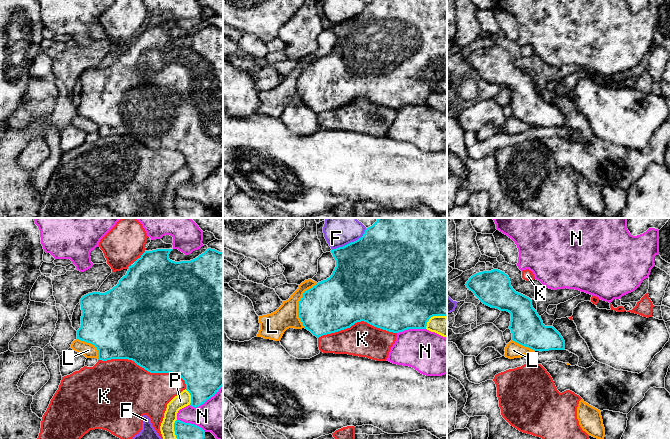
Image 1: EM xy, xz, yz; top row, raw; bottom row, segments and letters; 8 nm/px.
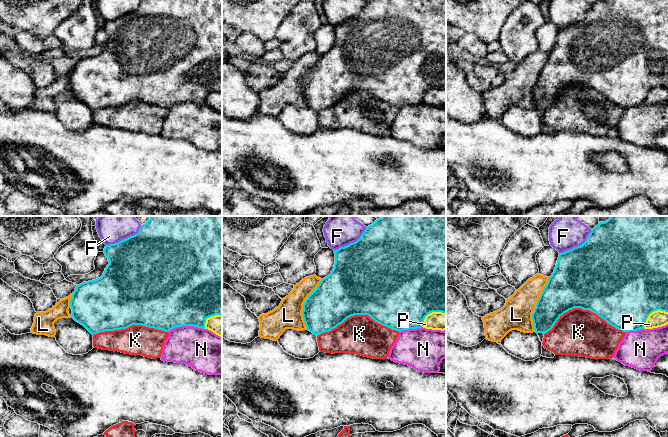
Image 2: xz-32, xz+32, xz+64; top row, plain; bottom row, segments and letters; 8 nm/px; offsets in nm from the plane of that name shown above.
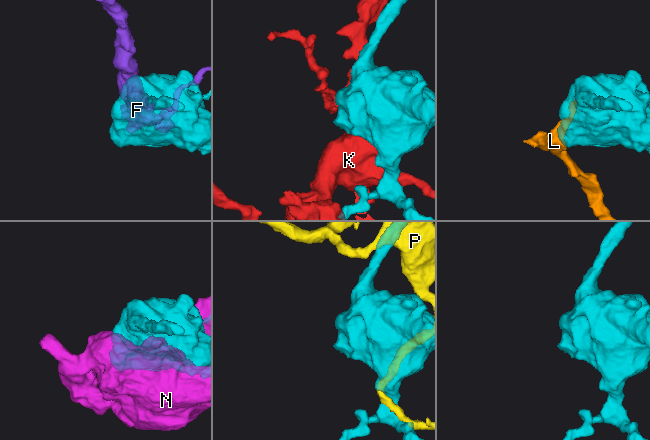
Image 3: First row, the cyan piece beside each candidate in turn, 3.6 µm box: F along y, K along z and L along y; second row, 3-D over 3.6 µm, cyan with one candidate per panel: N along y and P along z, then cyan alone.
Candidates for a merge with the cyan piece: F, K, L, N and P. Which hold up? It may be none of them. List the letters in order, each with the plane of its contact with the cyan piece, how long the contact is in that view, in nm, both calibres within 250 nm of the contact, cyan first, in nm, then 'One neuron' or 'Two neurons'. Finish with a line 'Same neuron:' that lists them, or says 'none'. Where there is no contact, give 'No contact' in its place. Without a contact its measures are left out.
F: Touches cyan in xz. Shared border 340 nm. Thickness 500 nm (cyan) against 280 nm. Two neurons
K: Touches cyan in xy. Shared border 750 nm. Thickness 500 nm (cyan) against 480 nm. Two neurons
L: Touches cyan in xz. Shared border 380 nm. Thickness 420 nm (cyan) against 190 nm. Two neurons
N: Touches cyan in xy. Shared border 300 nm. Thickness 380 nm (cyan) against 340 nm. Two neurons
P: Touches cyan in xy. Shared border 130 nm. Thickness 380 nm (cyan) against 120 nm. Two neurons
Same neuron: none

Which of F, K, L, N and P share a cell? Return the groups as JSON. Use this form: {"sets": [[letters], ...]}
{"sets": [["F"], ["K"], ["L"], ["N"], ["P"]]}

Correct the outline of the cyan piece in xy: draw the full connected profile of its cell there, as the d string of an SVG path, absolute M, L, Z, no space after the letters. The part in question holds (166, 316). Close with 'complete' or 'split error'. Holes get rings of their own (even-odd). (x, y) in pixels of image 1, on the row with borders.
M208 248L204 253L190 261L175 262L169 259L173 249L145 251L118 284L105 293L92 292L80 299L82 310L81 326L77 330L77 339L94 345L98 350L98 360L128 359L150 373L171 373L179 375L191 395L192 407L199 407L213 397L223 386L223 252Z; complete

